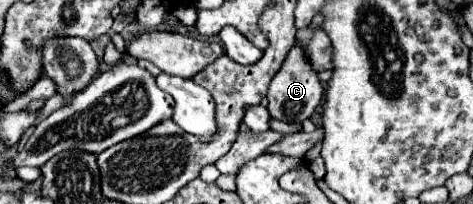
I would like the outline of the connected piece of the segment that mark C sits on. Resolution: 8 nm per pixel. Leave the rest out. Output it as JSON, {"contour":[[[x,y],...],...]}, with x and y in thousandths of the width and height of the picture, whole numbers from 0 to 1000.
{"contour":[[[617,230],[596,338],[575,377],[571,426],[567,426],[567,554],[575,583],[592,583],[605,603],[638,603],[651,583],[672,505],[681,495],[685,426],[672,387],[672,368],[660,348],[651,299],[643,289],[643,240],[638,230]]]}

